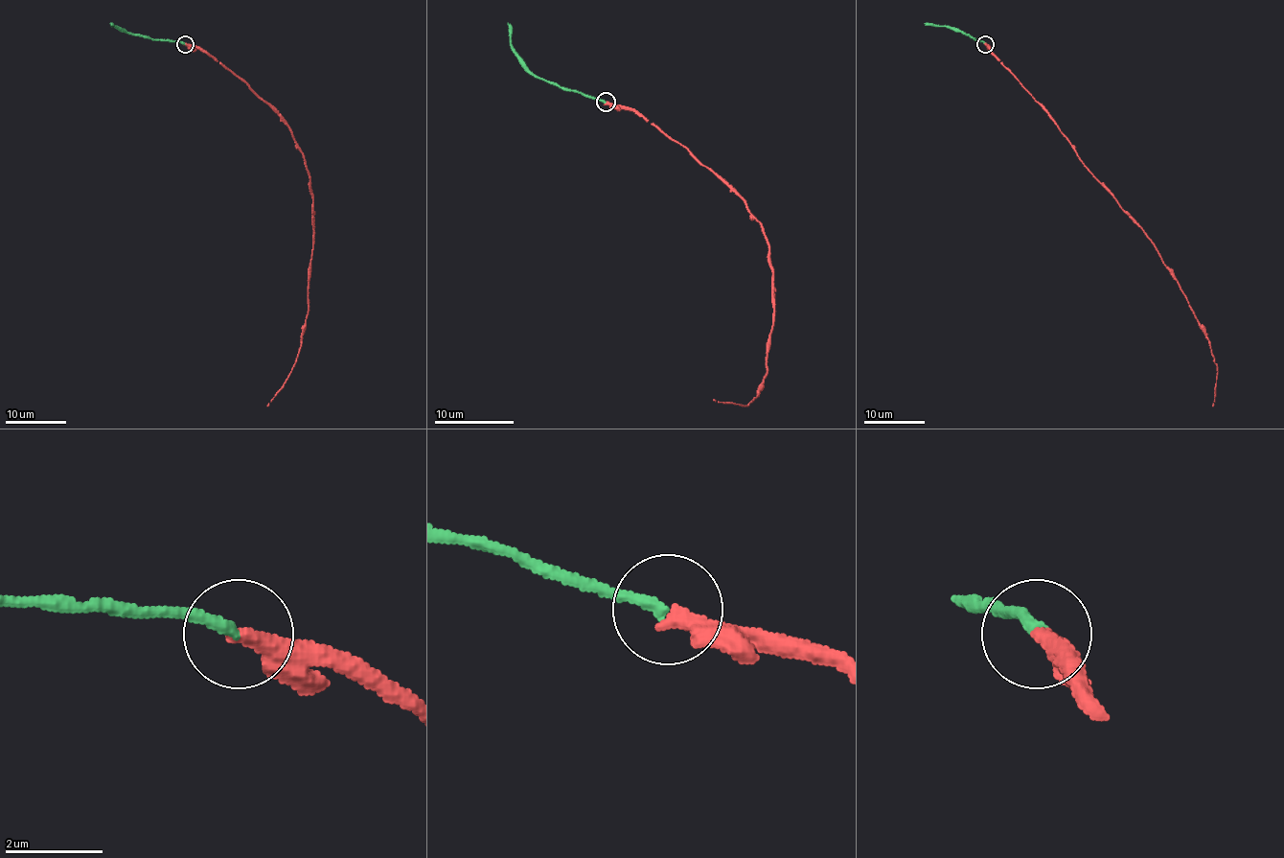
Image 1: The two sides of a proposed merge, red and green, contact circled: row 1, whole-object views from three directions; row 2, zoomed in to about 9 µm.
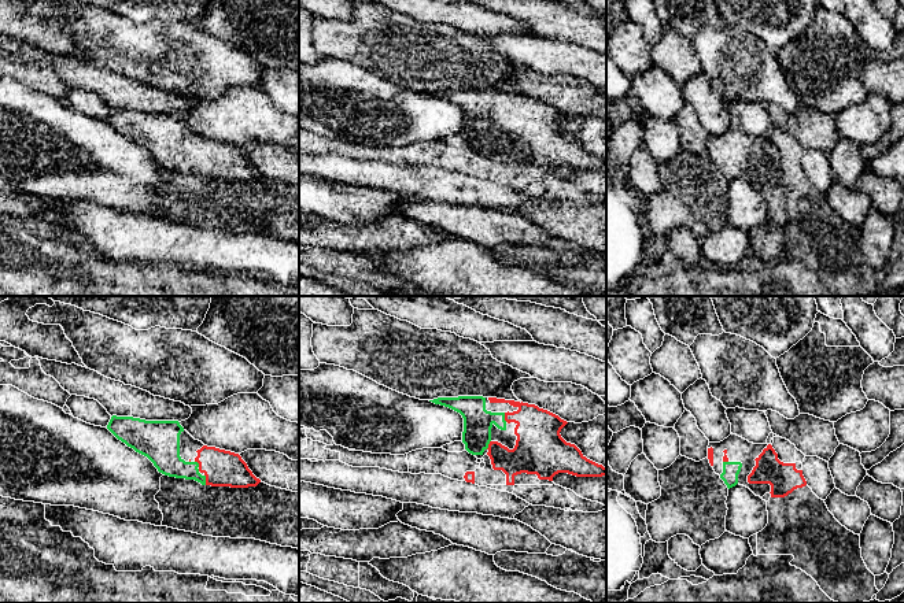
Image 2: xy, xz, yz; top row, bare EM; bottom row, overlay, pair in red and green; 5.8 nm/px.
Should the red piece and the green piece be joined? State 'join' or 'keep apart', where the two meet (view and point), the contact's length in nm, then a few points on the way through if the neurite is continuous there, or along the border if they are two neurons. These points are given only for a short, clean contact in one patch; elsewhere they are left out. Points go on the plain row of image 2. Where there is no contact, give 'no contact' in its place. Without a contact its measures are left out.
join; meets red in xy at (206, 173); contact 60 nm long; runs through xy (221, 161), (206, 173), (168, 155)

